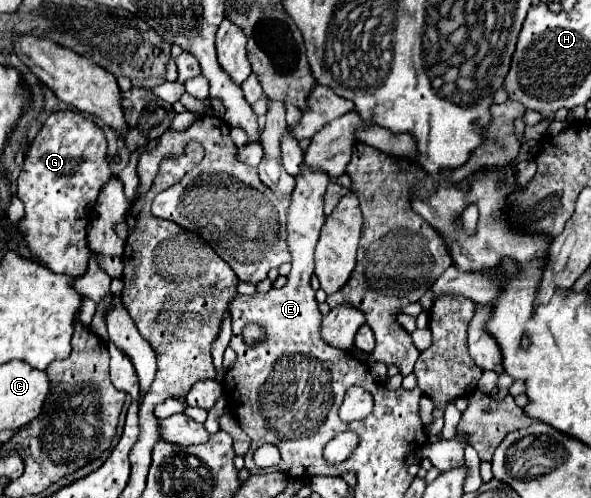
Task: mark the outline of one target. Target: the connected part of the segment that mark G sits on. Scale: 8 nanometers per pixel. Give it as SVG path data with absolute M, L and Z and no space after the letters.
M64 110L50 114L30 144L16 182L16 196L26 206L26 216L18 222L18 232L30 254L52 272L80 278L88 270L92 252L86 242L86 226L90 222L90 208L94 208L104 182L112 178L108 164L104 132L78 112Z

